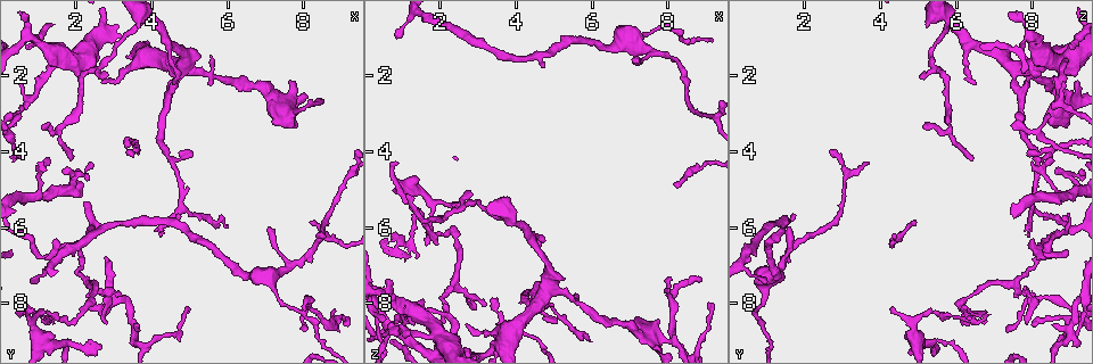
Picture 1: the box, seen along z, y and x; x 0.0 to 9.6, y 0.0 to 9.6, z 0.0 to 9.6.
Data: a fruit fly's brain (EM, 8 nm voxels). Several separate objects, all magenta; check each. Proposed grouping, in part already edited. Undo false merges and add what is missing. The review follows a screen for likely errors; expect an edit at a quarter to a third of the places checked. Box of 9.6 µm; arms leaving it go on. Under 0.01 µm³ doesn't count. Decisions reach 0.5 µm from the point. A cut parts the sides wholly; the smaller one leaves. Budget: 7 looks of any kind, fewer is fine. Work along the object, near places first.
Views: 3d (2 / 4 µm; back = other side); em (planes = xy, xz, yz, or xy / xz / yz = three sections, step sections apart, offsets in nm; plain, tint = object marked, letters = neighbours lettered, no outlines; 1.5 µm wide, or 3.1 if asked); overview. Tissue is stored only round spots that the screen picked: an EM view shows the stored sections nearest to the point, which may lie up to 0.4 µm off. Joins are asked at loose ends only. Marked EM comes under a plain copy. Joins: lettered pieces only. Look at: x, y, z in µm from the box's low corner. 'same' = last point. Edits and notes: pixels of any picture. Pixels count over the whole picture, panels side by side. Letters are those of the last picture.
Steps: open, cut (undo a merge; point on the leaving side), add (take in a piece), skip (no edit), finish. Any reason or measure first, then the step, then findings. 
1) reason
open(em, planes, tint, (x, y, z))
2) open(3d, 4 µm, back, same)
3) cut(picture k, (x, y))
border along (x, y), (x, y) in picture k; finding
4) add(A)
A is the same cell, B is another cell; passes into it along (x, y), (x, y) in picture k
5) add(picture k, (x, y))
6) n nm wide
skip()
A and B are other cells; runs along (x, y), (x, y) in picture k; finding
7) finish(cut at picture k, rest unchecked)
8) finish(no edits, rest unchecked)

a fork
open(3d, 4 µm, (1.95, 1.65, 8.75))

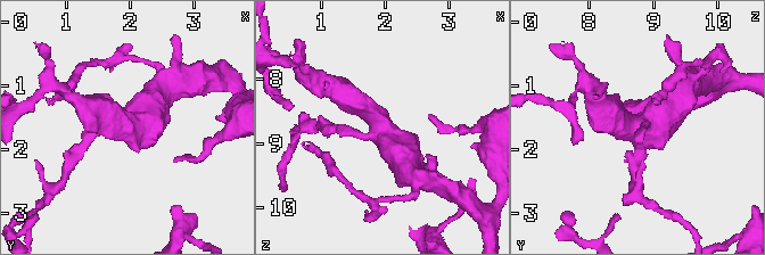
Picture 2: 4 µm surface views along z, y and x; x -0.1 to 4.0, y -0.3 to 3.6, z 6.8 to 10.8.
open(em, yz, step 4, tint, (1.95, 1.65, 8.75))

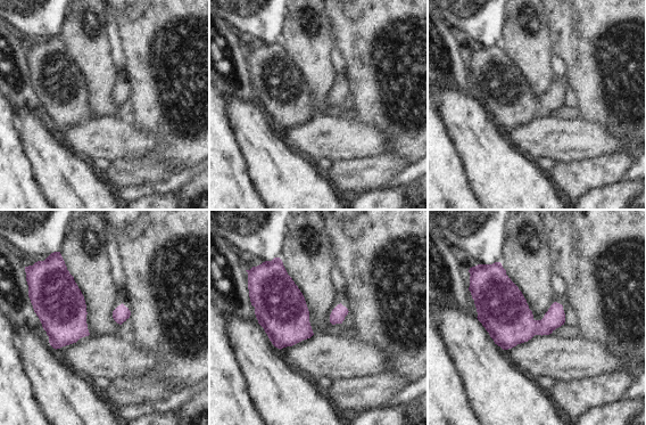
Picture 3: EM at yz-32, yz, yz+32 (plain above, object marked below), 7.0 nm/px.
open(em, planes, letters, same)

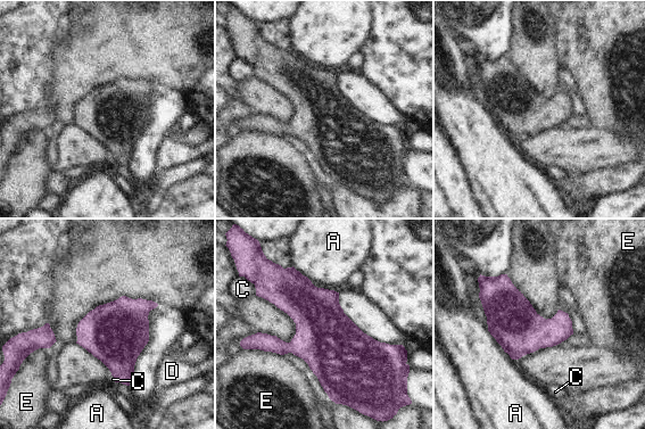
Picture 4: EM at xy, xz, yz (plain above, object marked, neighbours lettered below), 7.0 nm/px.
skip()
A, C, D and E are other cells; border along (487, 329), (513, 360) in picture 4; all the same neuron

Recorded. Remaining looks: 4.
a narrow waist
open(em, planes, letters, (1.50, 3.45, 5.80))

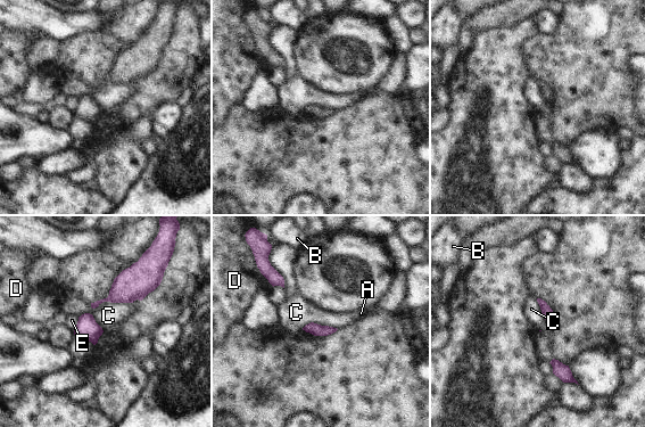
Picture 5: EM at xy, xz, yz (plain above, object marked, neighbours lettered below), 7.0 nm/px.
40 nm wide
skip()
A, B, C, D and E are other cells; border along (79, 317), (73, 330) in picture 5; one neuron here

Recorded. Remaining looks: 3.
thin end
open(em, yz, step 8, tint, (0.85, 8.15, 4.25))

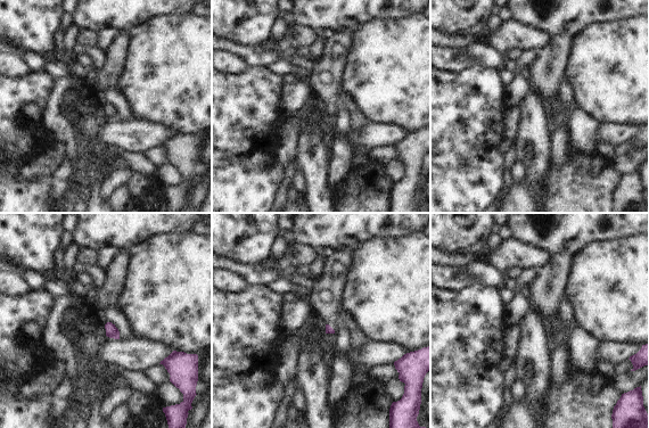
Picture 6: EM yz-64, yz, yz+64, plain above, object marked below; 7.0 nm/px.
cut it another way
open(em, xy, step 4, letters, same)

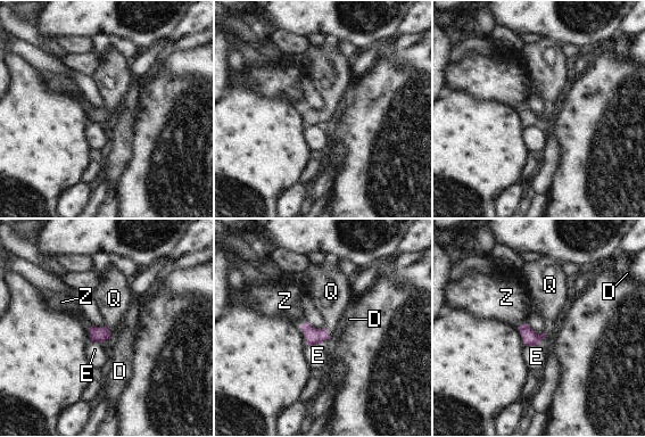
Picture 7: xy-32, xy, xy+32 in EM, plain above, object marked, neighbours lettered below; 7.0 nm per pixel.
E touches over 110 nm
add(Q)
Q is the same cell, D, E and Z are other cells; passes into it along (313, 336), (328, 334), (335, 299) in picture 7; it goes on there

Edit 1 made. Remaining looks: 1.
finish(add at picture 7, rest unchecked)

